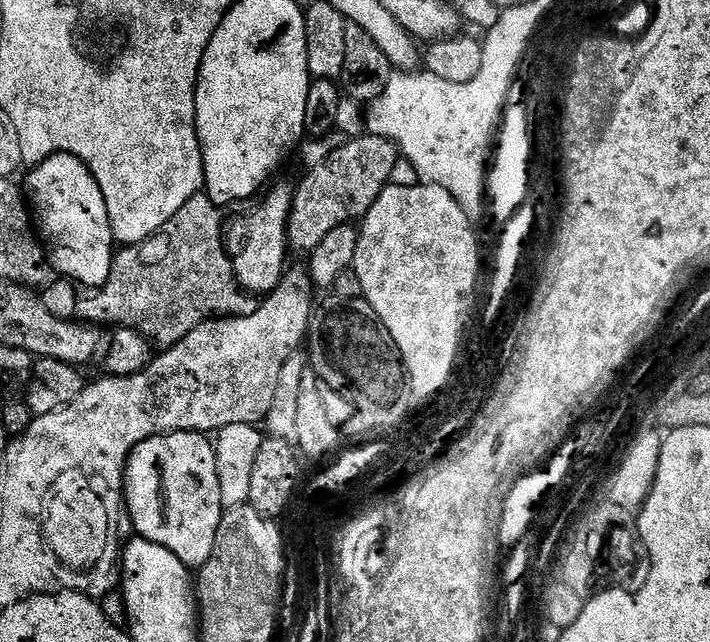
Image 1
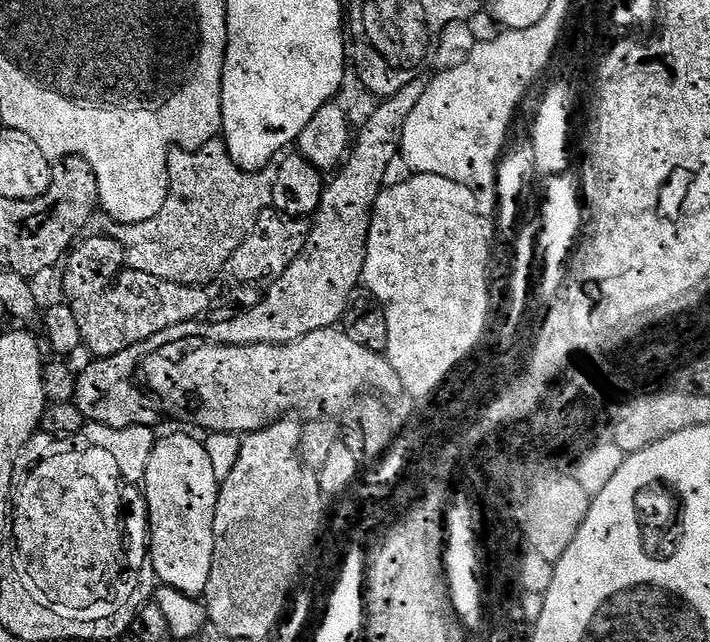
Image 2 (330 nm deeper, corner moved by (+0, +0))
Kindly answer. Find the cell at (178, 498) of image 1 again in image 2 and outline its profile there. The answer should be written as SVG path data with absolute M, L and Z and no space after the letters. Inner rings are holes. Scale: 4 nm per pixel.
M168 436L157 443L150 454L142 485L148 528L150 529L150 568L156 571L159 583L187 596L203 597L206 582L210 582L210 566L214 562L214 514L220 493L210 454L203 443L192 436Z

